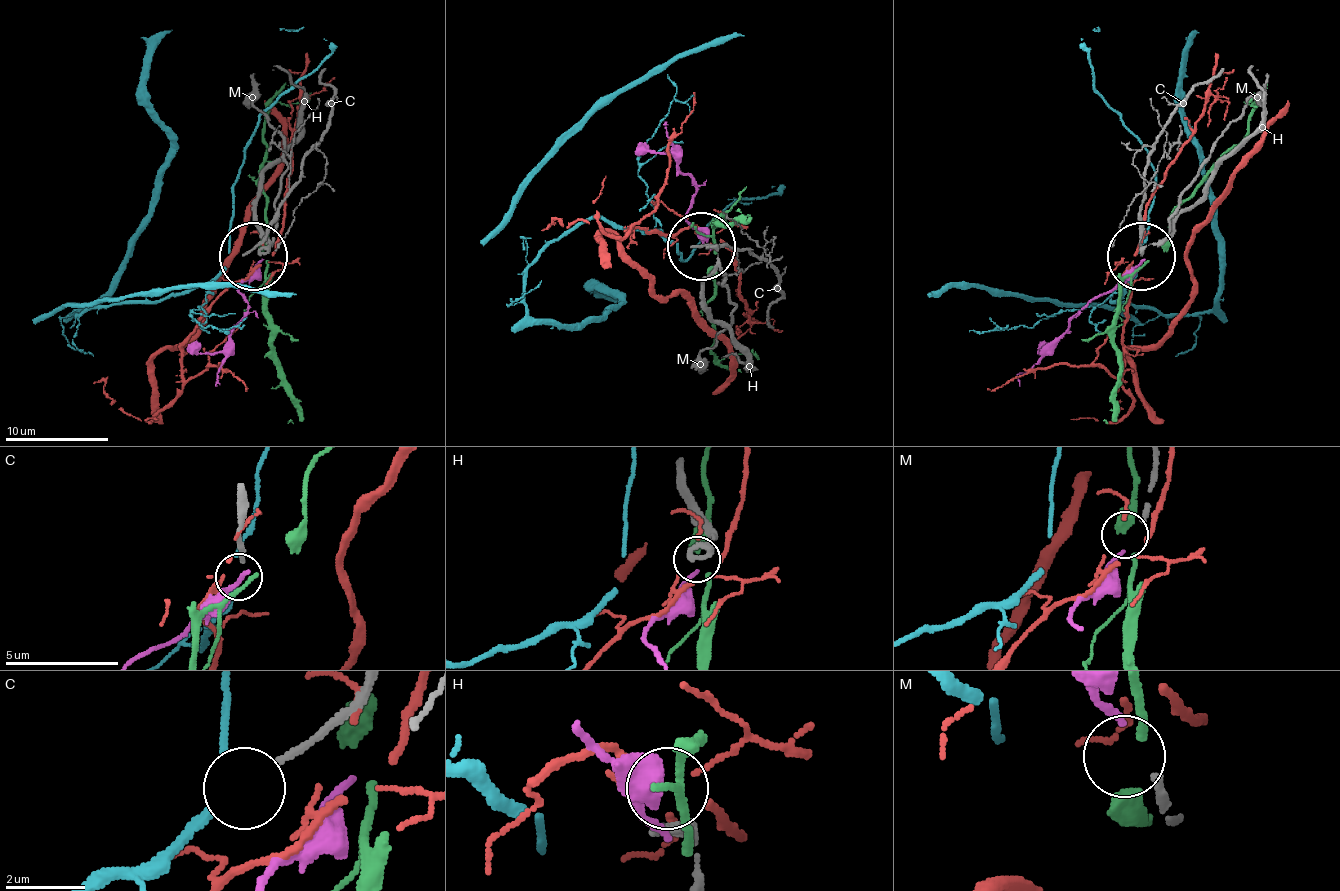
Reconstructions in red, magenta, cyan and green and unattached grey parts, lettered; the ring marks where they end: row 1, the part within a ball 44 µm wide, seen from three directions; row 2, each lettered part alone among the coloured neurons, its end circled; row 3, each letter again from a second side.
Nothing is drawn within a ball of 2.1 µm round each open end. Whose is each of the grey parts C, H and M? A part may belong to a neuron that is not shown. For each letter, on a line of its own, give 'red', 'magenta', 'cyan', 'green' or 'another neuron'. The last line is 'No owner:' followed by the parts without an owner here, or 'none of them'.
C: cyan
H: another neuron
M: magenta
No owner: H

